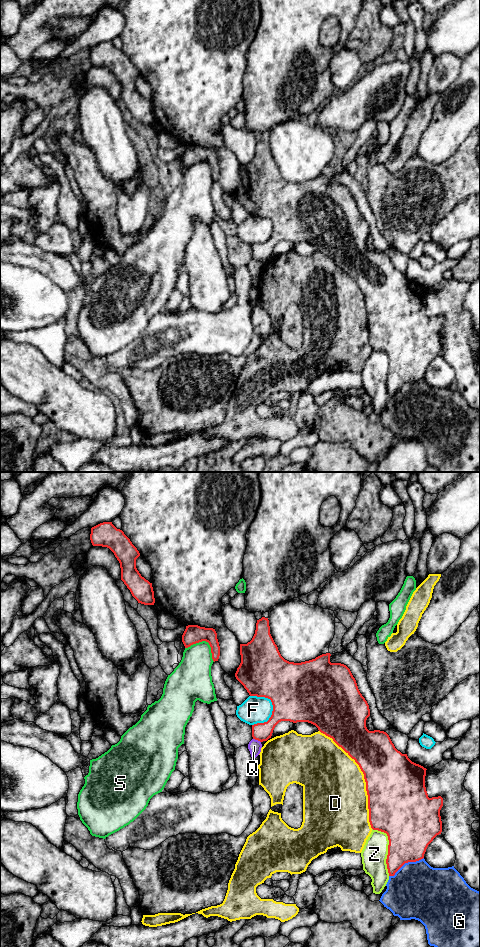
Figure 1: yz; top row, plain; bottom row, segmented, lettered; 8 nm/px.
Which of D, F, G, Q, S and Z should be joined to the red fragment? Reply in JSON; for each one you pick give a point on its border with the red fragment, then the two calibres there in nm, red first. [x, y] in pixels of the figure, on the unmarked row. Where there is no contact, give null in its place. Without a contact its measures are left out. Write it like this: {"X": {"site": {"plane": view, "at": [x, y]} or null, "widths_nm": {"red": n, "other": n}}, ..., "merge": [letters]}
{"merge": []}

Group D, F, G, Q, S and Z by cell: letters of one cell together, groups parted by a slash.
D / F / G / Q / S / Z

